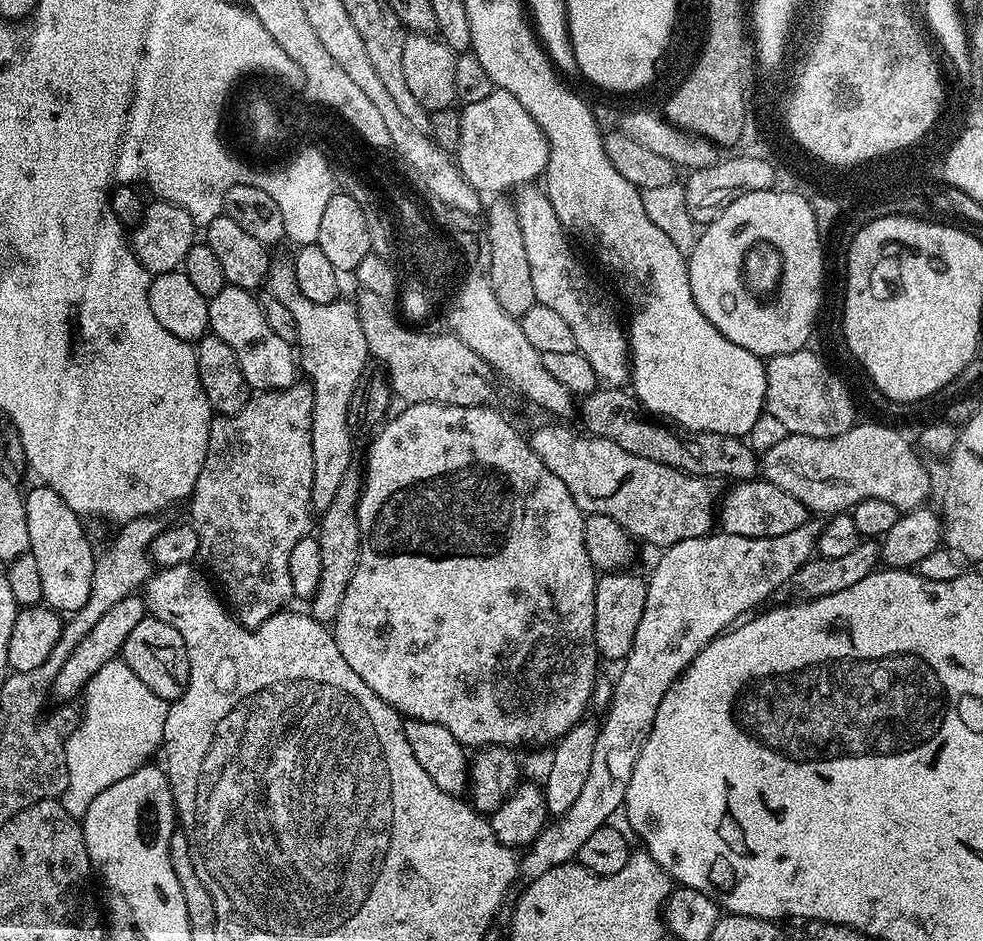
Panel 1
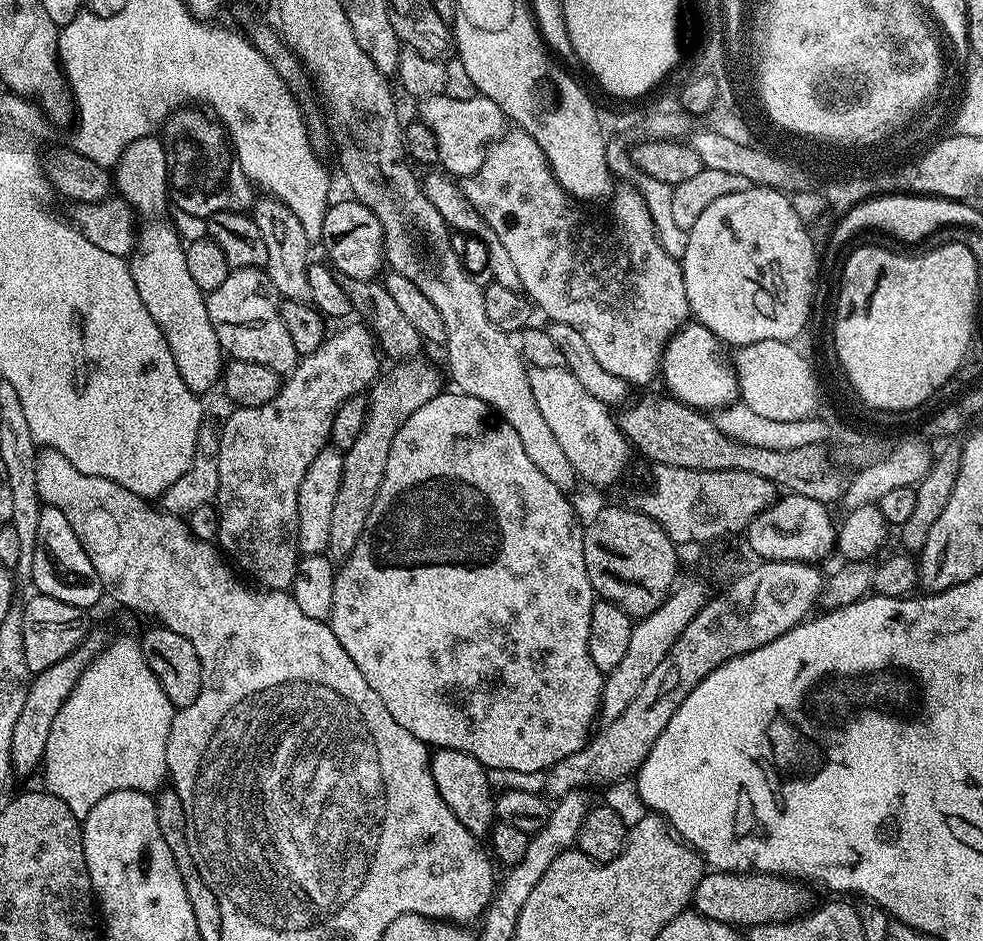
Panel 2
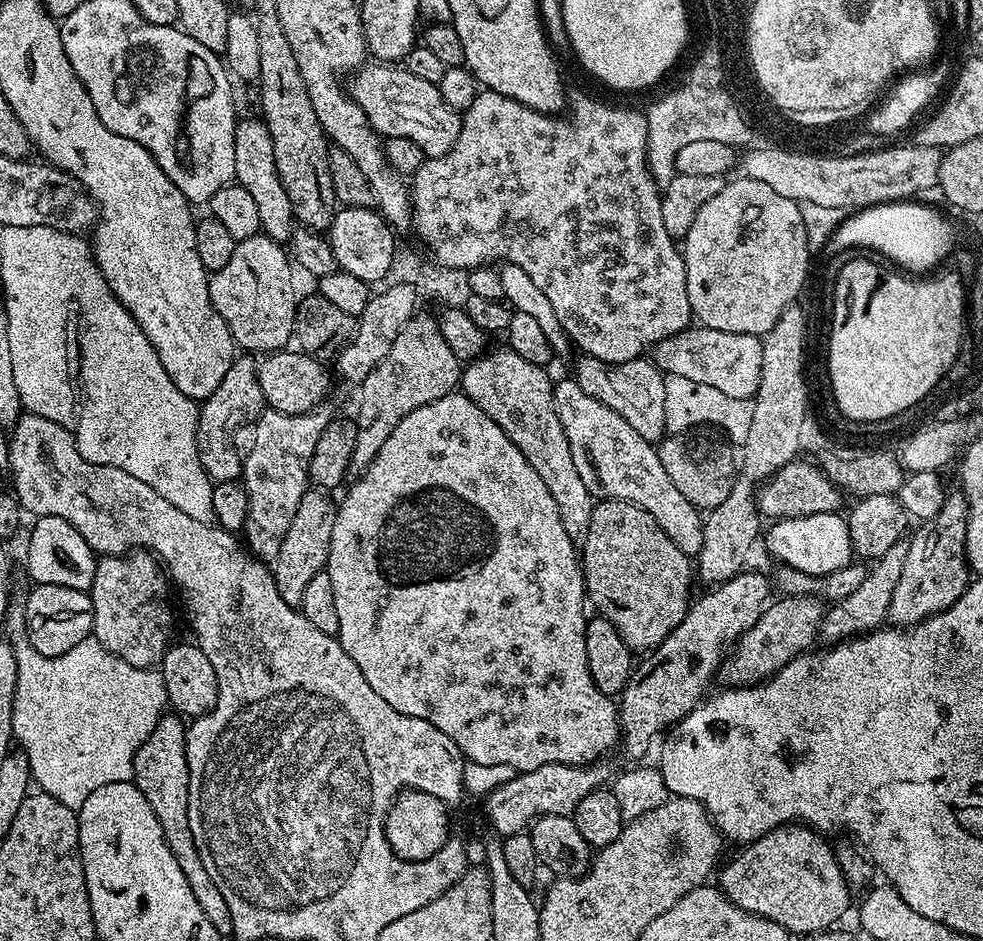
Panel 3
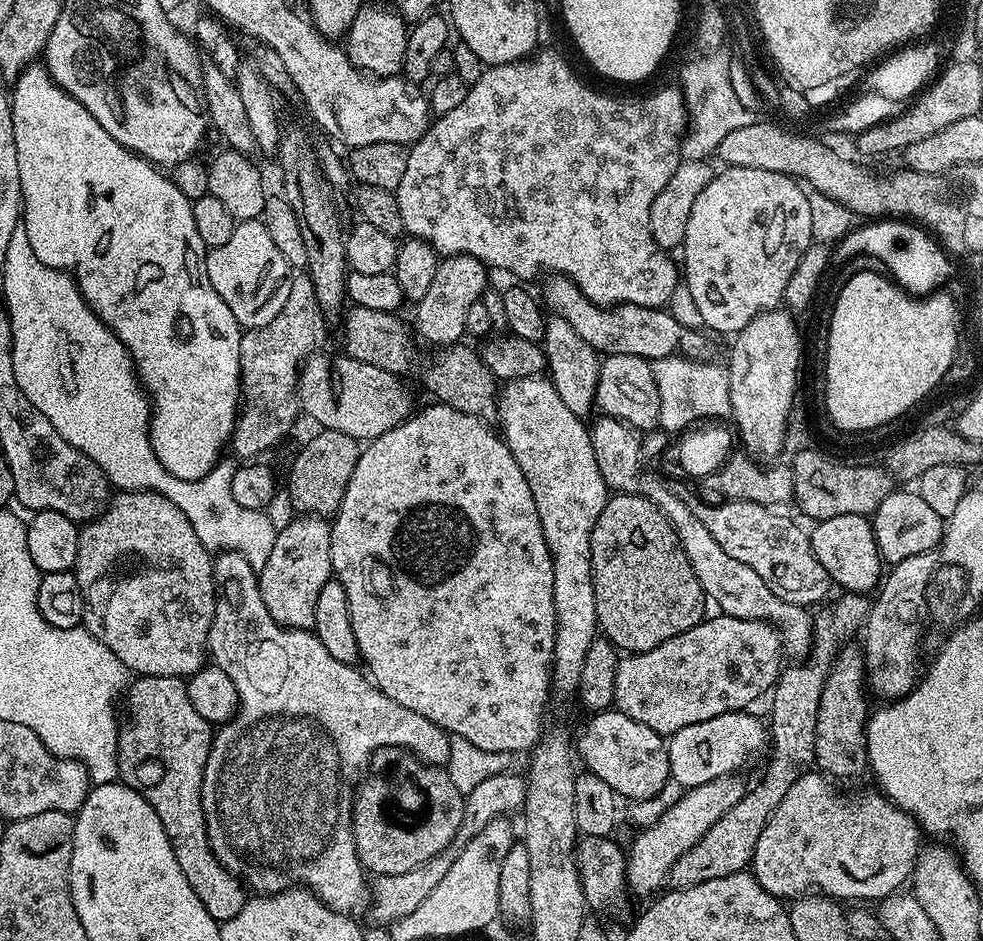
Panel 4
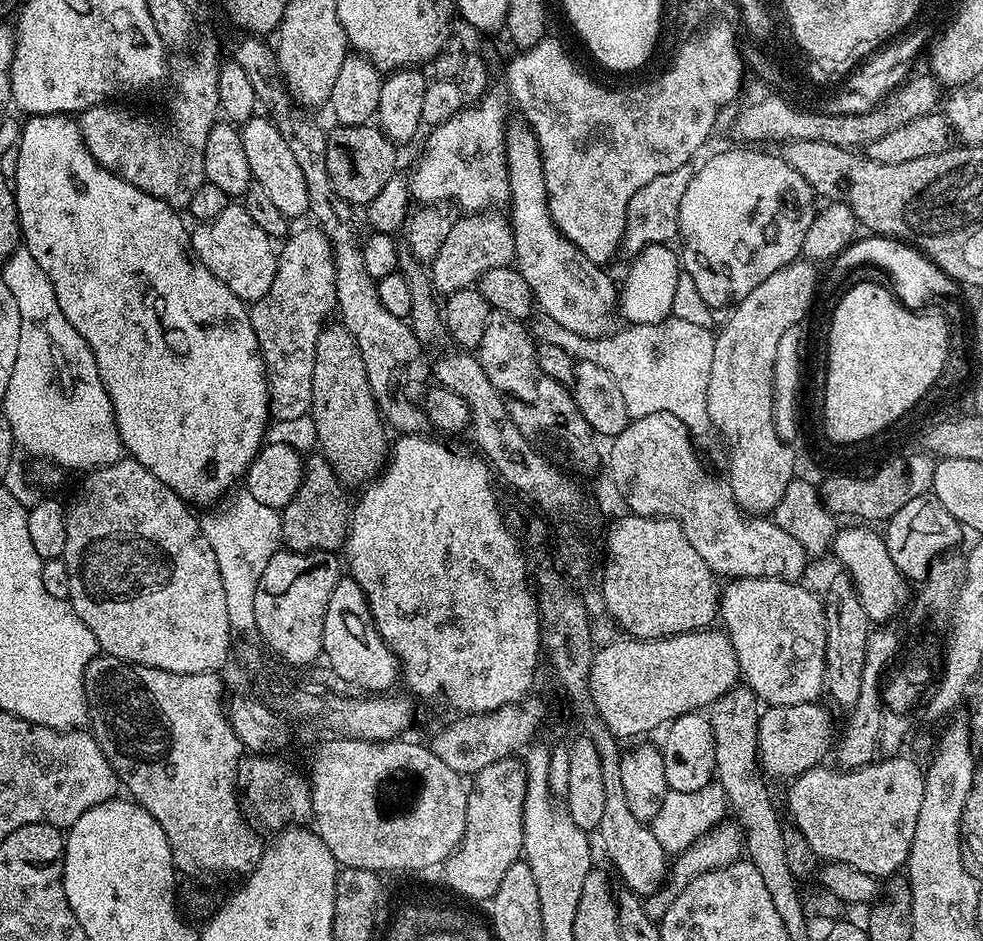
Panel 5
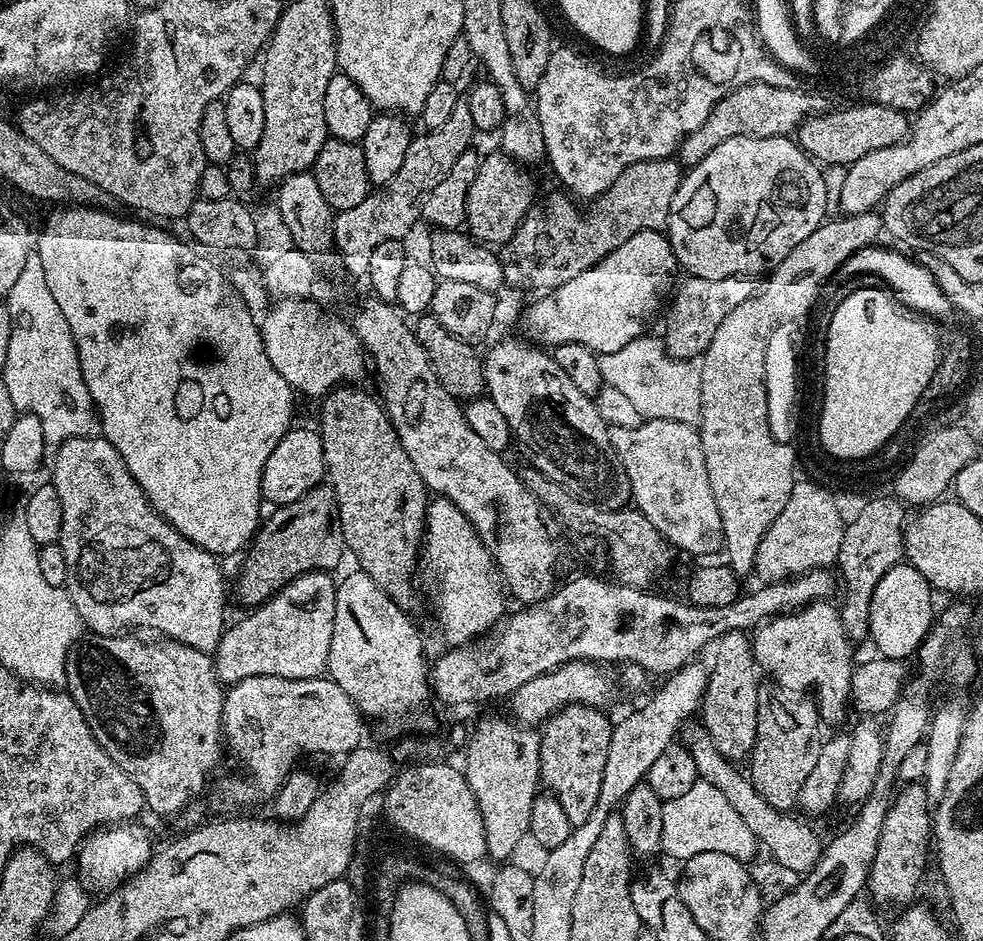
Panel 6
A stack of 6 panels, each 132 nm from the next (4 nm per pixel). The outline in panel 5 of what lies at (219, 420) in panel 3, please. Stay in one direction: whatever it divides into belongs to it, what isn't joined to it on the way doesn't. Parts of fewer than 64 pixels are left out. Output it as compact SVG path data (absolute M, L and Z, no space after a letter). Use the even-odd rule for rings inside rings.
M311 227L293 231L283 241L274 282L264 299L255 301L250 308L254 334L268 375L268 414L273 421L300 420L303 416L305 419L311 413L314 350L318 334L336 307L332 243L319 227Z

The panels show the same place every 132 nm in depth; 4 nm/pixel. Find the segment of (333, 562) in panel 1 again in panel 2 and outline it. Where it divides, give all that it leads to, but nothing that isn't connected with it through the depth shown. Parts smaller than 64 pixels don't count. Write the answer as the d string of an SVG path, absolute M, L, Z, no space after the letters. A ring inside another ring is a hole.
M409 358L393 363L392 369L389 372L387 369L376 383L371 385L370 391L367 393L366 422L362 422L362 430L358 433L358 439L354 441L354 446L350 446L344 452L342 482L338 485L338 495L334 501L332 517L330 517L330 542L328 543L327 555L331 556L333 561L343 561L354 550L354 546L358 546L358 538L362 538L366 518L370 518L370 506L374 506L374 498L378 498L378 490L382 486L382 478L386 474L386 458L390 458L390 446L394 434L398 434L402 422L406 422L406 418L410 418L410 414L414 414L414 410L426 406L426 402L430 402L430 398L434 398L442 391L439 370L428 361L420 359Z

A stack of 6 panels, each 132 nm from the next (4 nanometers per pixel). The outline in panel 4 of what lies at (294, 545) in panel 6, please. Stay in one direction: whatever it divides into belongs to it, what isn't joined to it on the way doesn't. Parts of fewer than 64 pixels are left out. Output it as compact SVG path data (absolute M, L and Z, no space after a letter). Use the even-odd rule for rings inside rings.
M325 428L317 433L301 446L288 468L288 500L297 508L297 513L332 518L342 506L350 474L354 474L354 466L358 466L362 444L350 438L350 434L338 434L338 430Z

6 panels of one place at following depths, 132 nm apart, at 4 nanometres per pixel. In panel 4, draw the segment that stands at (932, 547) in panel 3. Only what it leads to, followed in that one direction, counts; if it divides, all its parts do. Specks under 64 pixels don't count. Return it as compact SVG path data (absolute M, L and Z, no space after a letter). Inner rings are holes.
M935 551L902 558L902 562L891 565L889 572L892 573L883 577L872 600L872 609L862 629L862 655L867 683L871 691L873 688L881 696L881 701L891 702L906 696L917 683L916 663L920 660L920 635L924 632L924 620L928 616L926 590L936 573L937 563Z

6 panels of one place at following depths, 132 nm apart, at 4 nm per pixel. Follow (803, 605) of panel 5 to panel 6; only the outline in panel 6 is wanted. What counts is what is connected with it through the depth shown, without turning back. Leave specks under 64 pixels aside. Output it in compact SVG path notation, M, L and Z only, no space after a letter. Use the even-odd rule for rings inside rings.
M816 600L796 612L776 616L755 629L751 642L757 669L769 668L772 672L780 672L780 684L784 688L791 684L800 688L816 687L814 703L820 709L821 717L827 723L828 720L832 724L843 722L852 694L854 644L844 629L840 609L835 603Z

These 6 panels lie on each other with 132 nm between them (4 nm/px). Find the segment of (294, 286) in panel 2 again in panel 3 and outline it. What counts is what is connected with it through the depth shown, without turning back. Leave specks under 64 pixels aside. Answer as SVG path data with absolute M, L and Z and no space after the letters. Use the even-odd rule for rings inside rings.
M237 119L234 130L234 170L235 183L250 190L254 203L258 205L258 218L263 235L269 236L272 240L287 241L294 231L292 207L290 198L278 178L278 170L274 166L274 142L270 142L268 127L262 119Z

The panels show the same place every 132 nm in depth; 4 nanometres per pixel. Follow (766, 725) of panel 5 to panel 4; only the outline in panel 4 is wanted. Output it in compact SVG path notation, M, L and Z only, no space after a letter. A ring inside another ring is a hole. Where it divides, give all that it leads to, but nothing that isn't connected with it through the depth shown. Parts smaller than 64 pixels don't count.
M740 774L719 776L710 782L702 782L681 791L674 806L667 808L652 824L645 824L637 831L640 833L633 838L632 845L627 845L626 848L628 887L633 897L651 897L669 883L668 875L674 862L678 862L678 858L682 858L682 854L686 854L690 846L700 841L702 834L706 834L706 830L710 830L710 826L714 826L714 822L718 822L718 818L722 818L726 810L742 802L746 791L742 777Z

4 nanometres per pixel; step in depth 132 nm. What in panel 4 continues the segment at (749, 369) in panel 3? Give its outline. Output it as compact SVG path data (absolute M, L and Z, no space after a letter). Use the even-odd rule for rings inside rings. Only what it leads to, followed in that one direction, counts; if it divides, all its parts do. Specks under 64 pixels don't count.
M549 275L544 284L542 304L551 315L566 318L575 332L598 354L604 356L617 356L630 354L641 356L649 362L666 359L667 356L679 354L682 357L704 358L707 357L708 340L703 336L703 331L695 332L684 324L679 324L674 317L664 308L643 308L633 304L618 304L612 307L601 306L590 302L574 286L572 280L565 276Z

